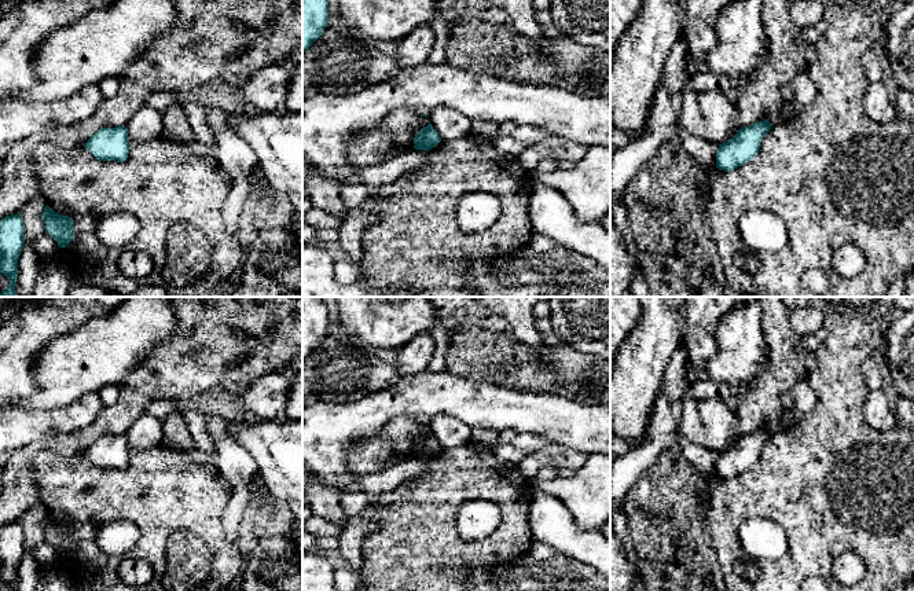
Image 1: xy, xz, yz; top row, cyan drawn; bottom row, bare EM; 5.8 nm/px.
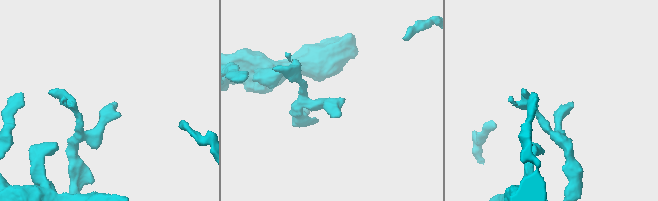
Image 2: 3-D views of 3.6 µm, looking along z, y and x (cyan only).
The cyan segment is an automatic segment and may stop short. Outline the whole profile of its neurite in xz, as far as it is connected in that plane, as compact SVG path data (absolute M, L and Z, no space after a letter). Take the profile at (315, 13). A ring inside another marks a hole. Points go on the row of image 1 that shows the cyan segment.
M327 0L302 1L302 52L316 41L327 27Z

